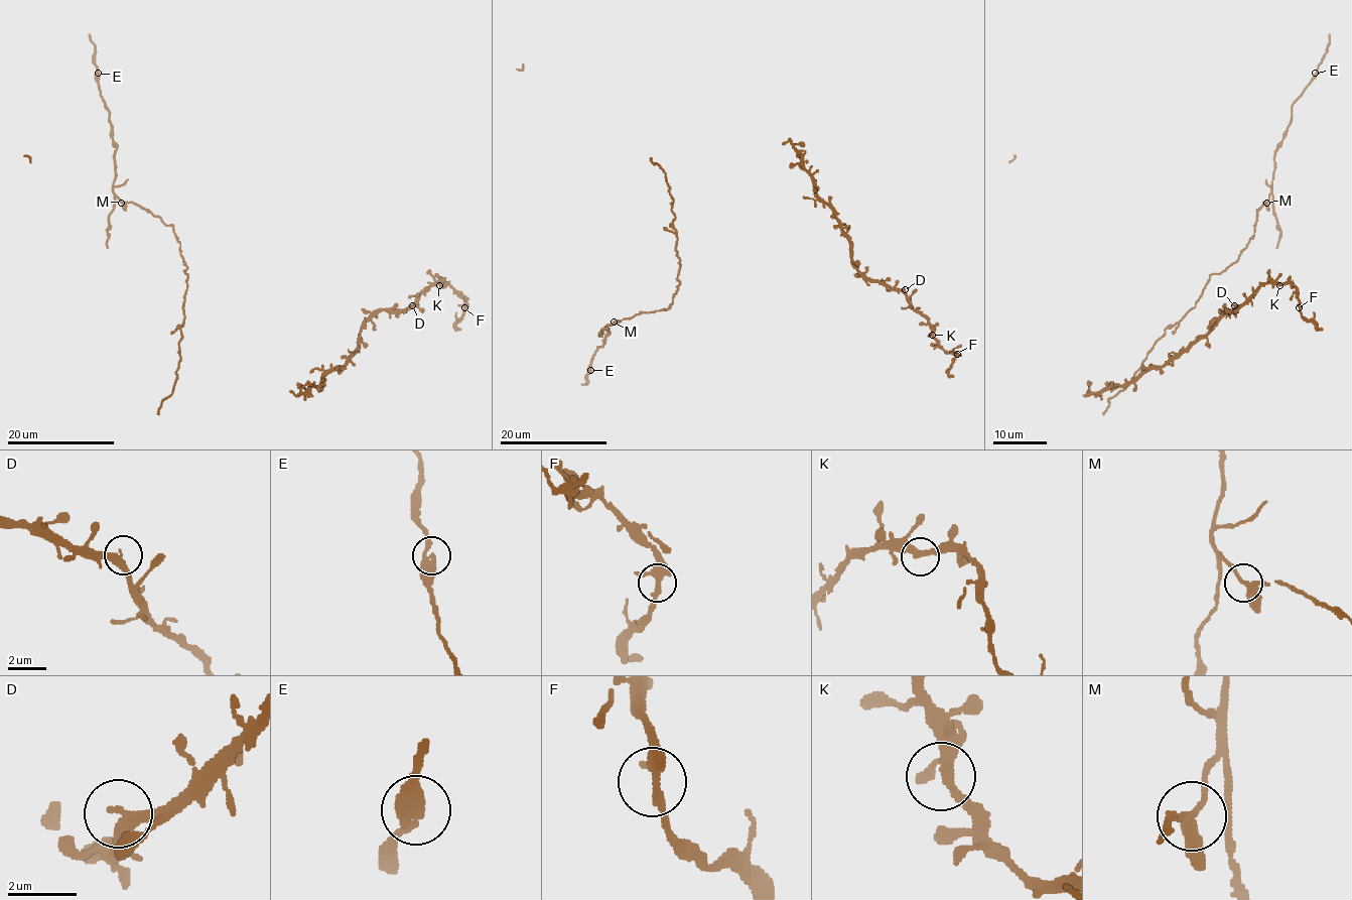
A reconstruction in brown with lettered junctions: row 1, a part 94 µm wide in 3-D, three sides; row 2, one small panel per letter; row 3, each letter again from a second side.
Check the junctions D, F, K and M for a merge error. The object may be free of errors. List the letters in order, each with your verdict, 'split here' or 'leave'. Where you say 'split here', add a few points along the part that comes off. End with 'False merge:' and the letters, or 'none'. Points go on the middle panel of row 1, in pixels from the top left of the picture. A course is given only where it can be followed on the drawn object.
D: leave
F: leave
K: leave
M: split here | (614, 322), (605, 327), (607, 333), (597, 349), (587, 382), (581, 385)
False merge: M

